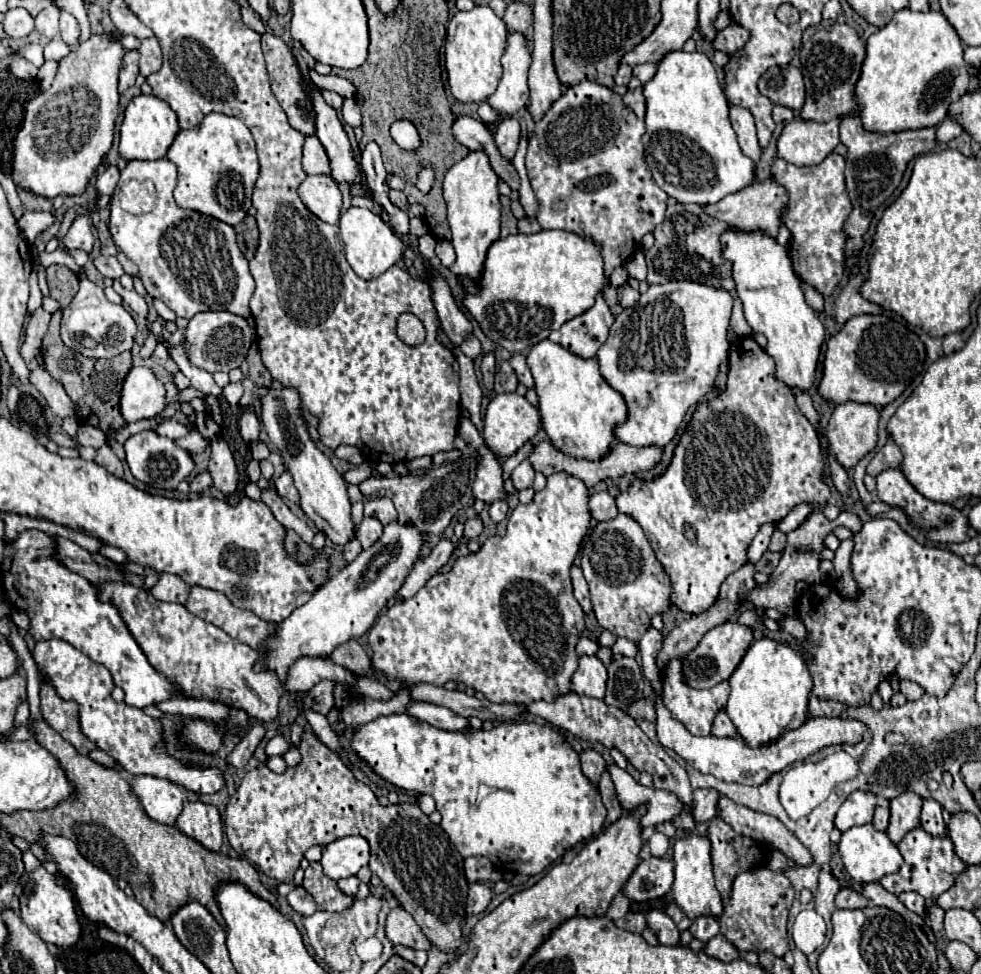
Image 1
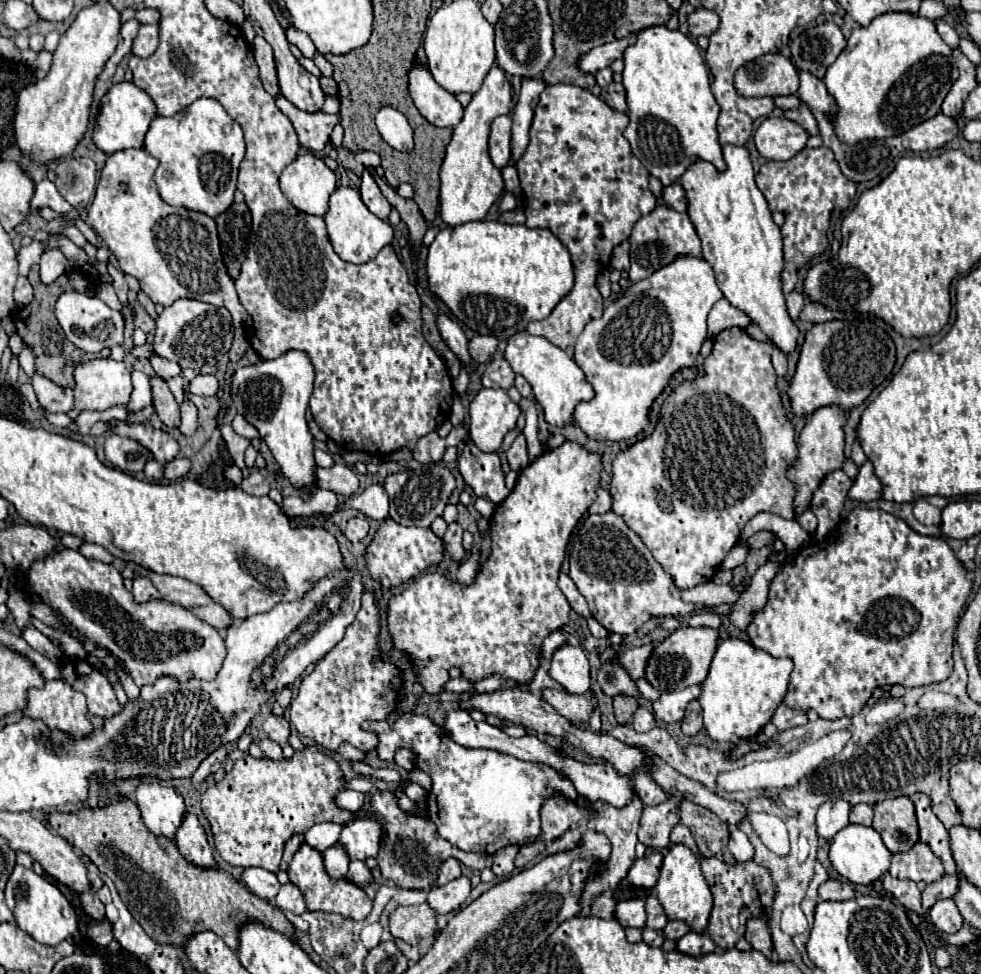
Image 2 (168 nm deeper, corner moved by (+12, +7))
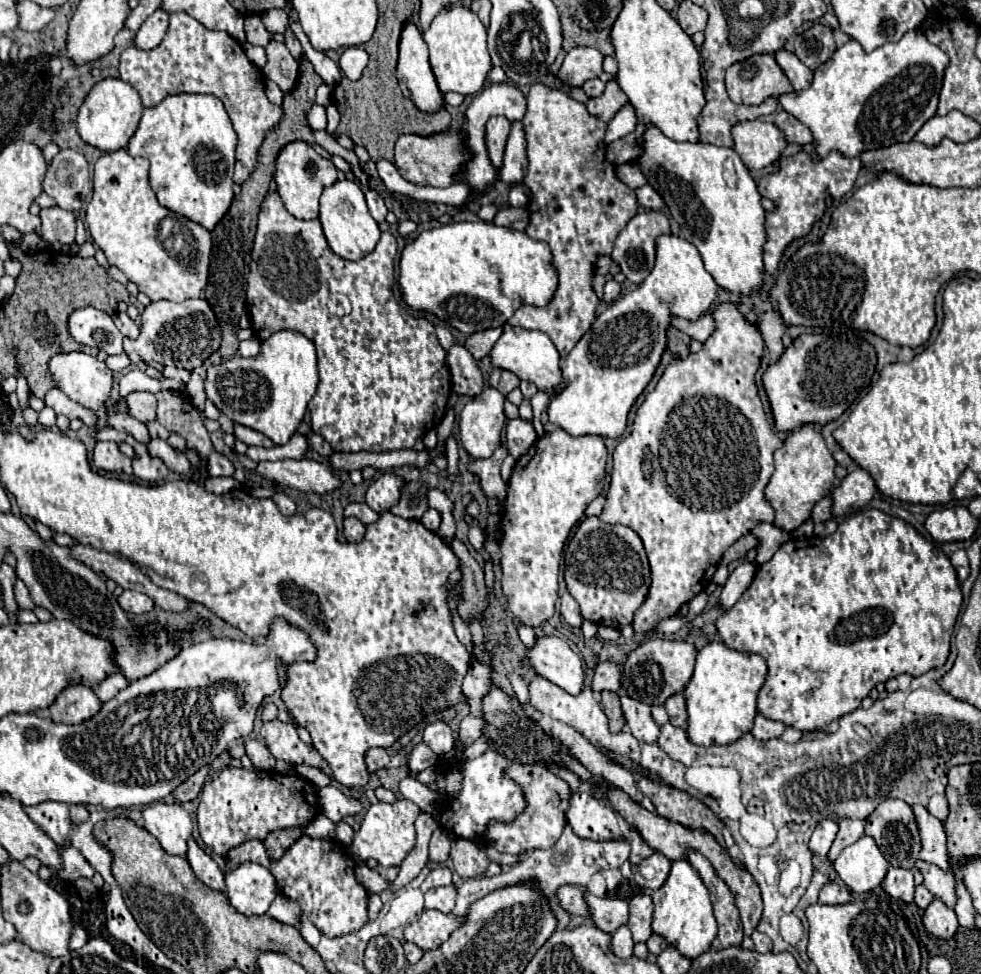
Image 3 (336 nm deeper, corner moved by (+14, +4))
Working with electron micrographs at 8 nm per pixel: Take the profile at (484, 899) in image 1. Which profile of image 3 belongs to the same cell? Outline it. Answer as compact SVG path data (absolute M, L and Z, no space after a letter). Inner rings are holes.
M441 886L425 892L425 908L435 908L449 914L455 908L455 886Z

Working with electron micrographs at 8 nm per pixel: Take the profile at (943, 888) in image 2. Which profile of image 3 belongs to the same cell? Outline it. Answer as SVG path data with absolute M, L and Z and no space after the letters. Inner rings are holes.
M917 886L915 888L915 904L919 908L927 908L931 904L931 900L933 900L933 894L925 886Z

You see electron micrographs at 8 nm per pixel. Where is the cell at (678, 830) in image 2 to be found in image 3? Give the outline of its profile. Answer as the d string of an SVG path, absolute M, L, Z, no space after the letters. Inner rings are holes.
M689 850L687 852L687 860L699 872L703 884L709 890L711 902L713 902L715 918L717 918L717 924L719 924L719 932L717 932L717 936L713 940L713 948L723 950L723 948L729 948L729 946L739 946L741 938L743 938L743 932L741 932L739 910L735 906L735 898L733 898L731 890L715 874L711 862L705 856L701 856L695 850Z

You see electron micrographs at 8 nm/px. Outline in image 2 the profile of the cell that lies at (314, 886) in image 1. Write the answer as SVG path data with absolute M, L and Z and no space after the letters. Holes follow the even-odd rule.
M303 843L299 847L299 851L295 853L295 857L293 857L291 865L289 865L289 881L301 889L309 911L339 913L343 917L357 919L357 921L365 919L369 915L369 911L371 911L371 899L363 893L363 889L359 889L357 885L353 885L347 879L341 879L341 881L331 879L327 875L325 867L323 867L323 855L317 849L309 847L307 843Z

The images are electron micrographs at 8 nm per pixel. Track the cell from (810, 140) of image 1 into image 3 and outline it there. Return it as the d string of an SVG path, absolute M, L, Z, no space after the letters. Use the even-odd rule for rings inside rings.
M763 120L737 122L731 128L733 150L741 156L749 170L761 170L775 160L779 160L783 148L787 146L783 134L775 124Z

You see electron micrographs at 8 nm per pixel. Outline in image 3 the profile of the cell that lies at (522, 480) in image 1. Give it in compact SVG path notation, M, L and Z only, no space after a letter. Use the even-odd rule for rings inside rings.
M517 416L513 420L507 420L505 442L507 442L509 454L513 458L523 456L529 450L529 446L533 446L535 440L537 440L537 434L535 434L535 428L533 428L531 420L523 420L521 416Z

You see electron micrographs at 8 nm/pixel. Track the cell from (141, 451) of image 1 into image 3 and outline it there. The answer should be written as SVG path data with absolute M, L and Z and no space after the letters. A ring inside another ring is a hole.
M97 442L93 450L93 464L101 470L131 474L131 460L119 452L117 442Z

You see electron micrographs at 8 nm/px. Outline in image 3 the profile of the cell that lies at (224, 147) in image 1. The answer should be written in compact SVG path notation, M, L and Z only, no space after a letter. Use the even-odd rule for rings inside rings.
M167 94L157 106L143 110L127 152L149 160L149 182L161 206L211 232L233 202L235 146L237 134L217 96Z

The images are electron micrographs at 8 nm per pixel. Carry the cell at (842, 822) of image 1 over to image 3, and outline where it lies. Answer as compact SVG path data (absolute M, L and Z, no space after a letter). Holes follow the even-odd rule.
M821 820L815 828L815 832L811 834L811 840L809 840L809 850L813 854L819 854L819 856L825 856L837 836L837 822L833 820Z

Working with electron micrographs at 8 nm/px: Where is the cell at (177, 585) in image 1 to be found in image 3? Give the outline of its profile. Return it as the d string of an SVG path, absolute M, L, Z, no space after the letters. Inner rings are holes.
M123 590L123 594L117 598L119 606L133 616L141 616L153 610L153 600L137 590Z

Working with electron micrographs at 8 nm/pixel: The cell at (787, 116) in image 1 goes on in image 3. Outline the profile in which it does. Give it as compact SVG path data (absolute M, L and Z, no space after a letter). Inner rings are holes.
M911 30L899 42L887 42L871 54L863 52L863 48L855 40L849 40L815 70L815 78L807 90L779 96L779 104L785 112L795 116L811 130L815 152L819 158L825 158L833 150L845 154L847 158L855 158L865 150L887 148L891 144L913 140L917 130L937 112L939 90L947 64L947 54L931 44L921 30Z

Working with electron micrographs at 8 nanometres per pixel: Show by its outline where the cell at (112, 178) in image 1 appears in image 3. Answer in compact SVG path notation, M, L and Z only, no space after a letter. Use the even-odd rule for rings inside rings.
M59 150L59 154L51 160L43 190L57 202L59 208L77 212L91 192L85 156L73 150Z

